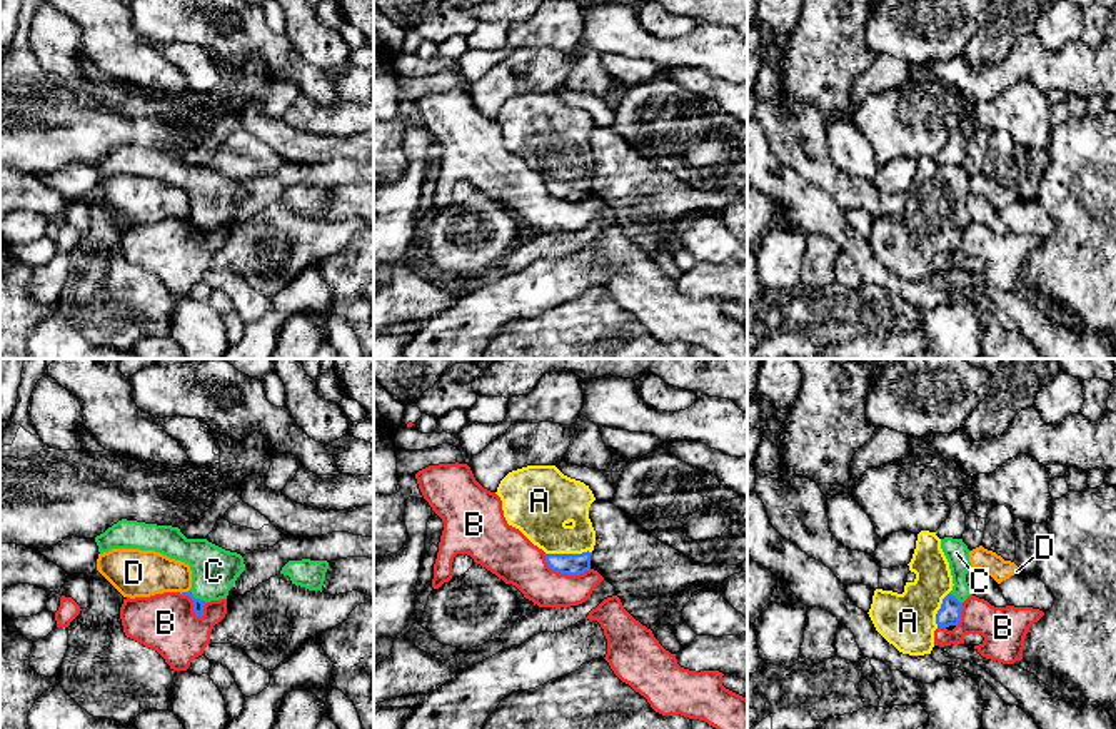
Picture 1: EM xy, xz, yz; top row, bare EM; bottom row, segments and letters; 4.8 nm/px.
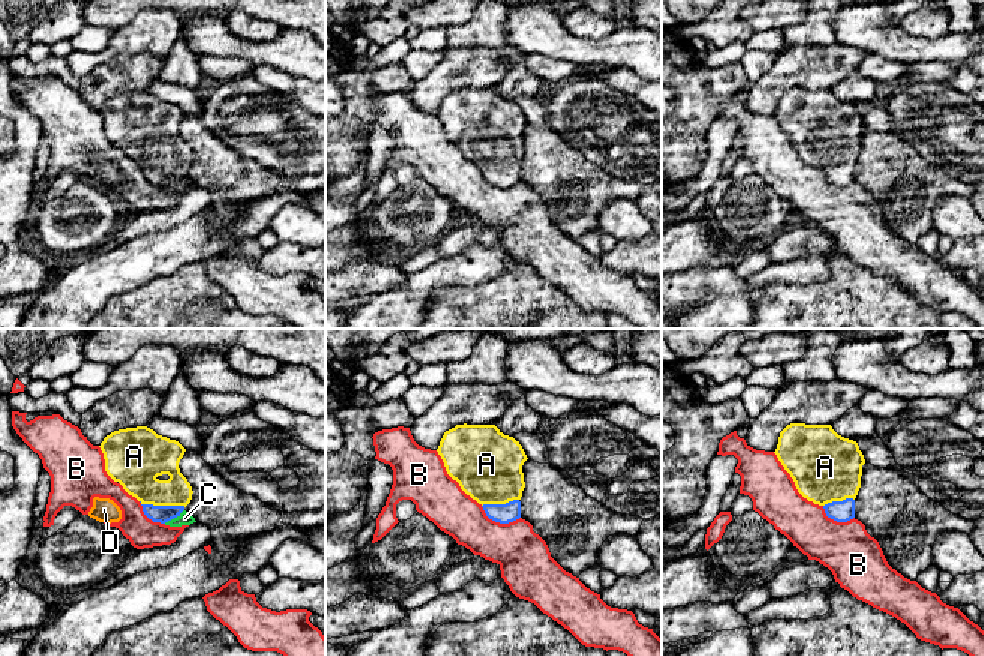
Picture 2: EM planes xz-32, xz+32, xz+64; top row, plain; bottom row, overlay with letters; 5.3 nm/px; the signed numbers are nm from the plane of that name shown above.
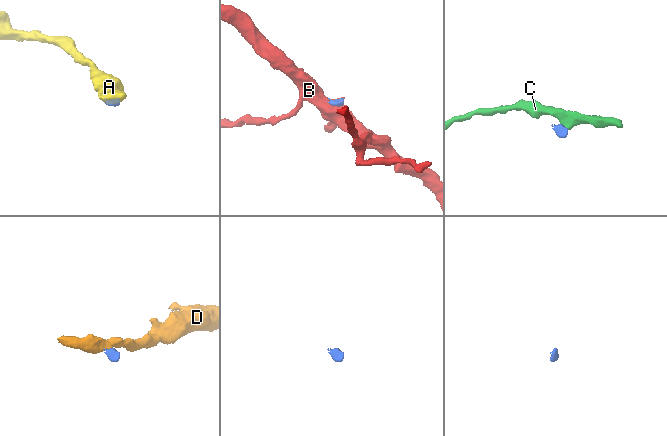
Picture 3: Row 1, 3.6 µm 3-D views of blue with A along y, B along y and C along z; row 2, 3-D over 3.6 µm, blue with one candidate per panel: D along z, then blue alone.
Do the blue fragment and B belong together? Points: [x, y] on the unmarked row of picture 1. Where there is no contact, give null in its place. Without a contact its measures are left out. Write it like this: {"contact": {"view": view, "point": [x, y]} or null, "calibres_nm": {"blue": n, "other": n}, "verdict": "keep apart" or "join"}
{"contact": {"view": "xz", "point": [564, 199]}, "calibres_nm": {"blue": 110, "other": 240}, "verdict": "keep apart"}

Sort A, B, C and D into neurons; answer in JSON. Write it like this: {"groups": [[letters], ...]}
{"groups": [["A"], ["B"], ["C"], ["D"]]}

